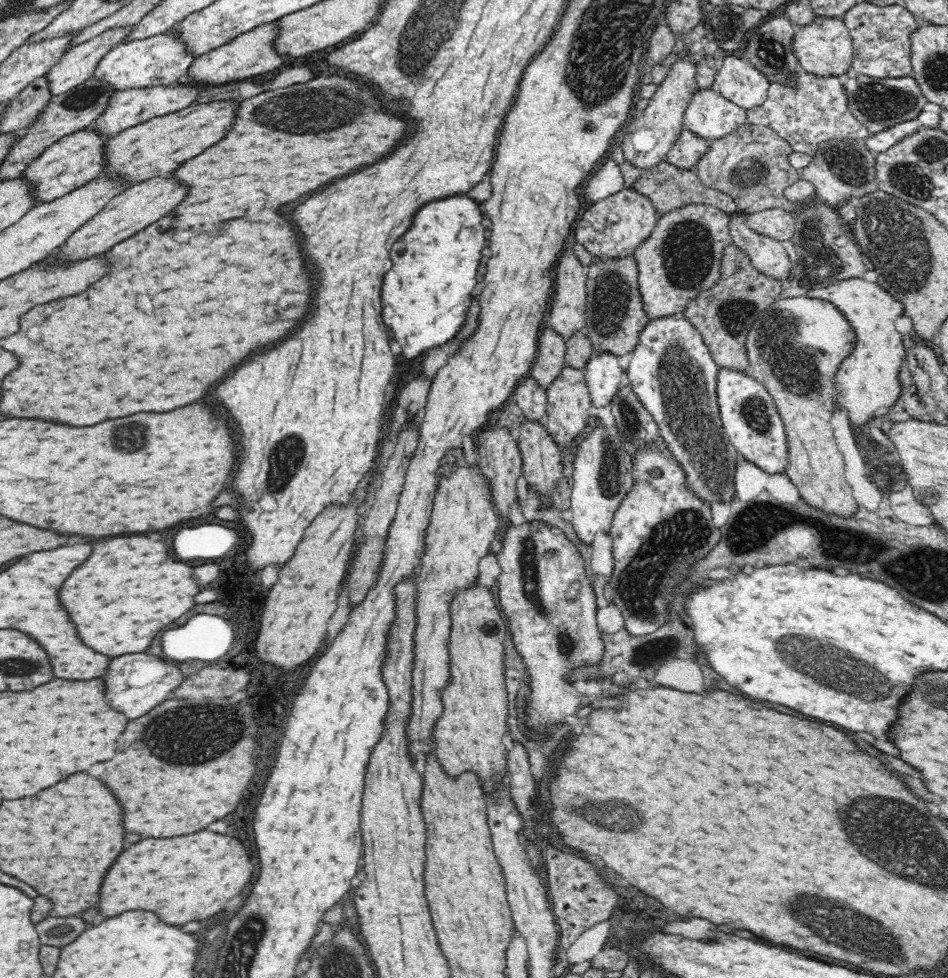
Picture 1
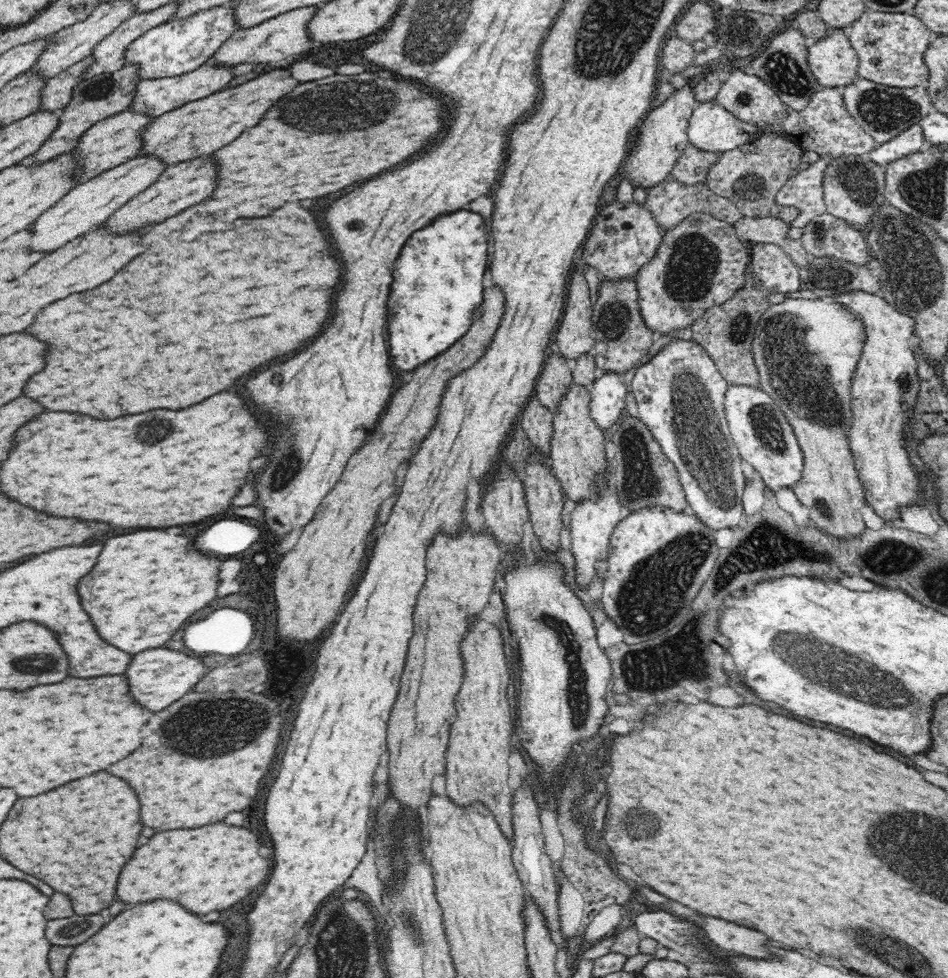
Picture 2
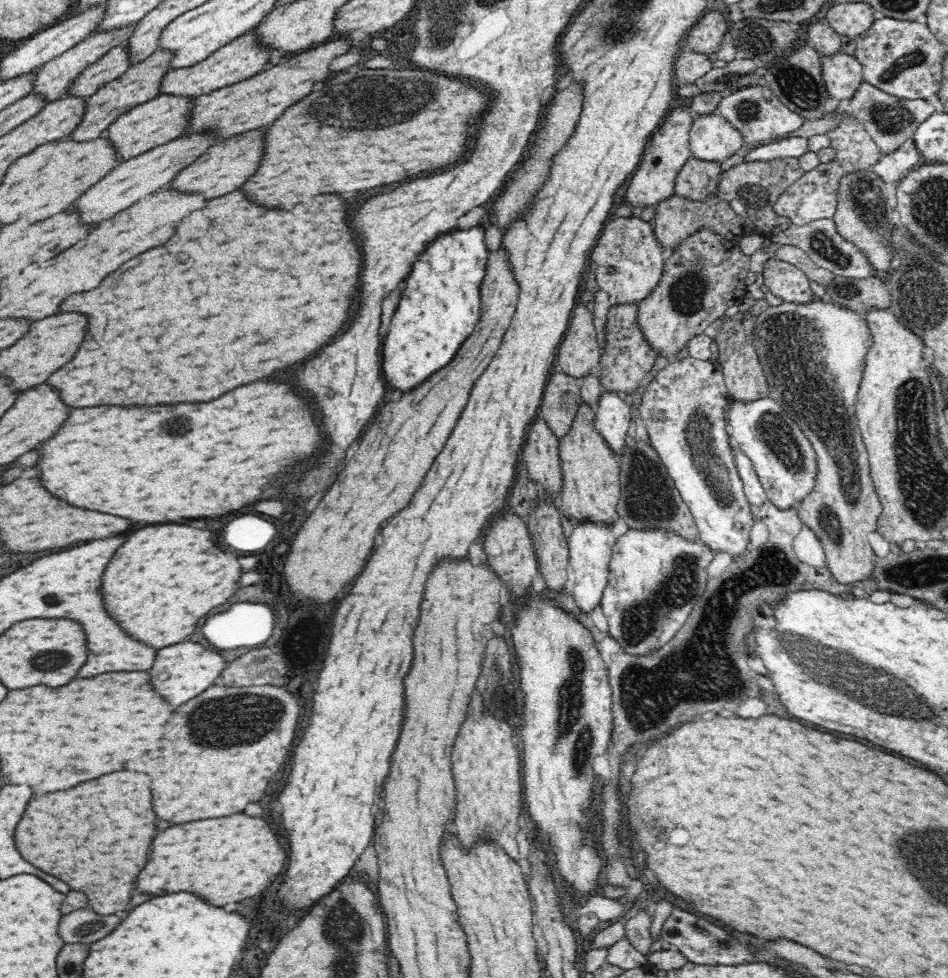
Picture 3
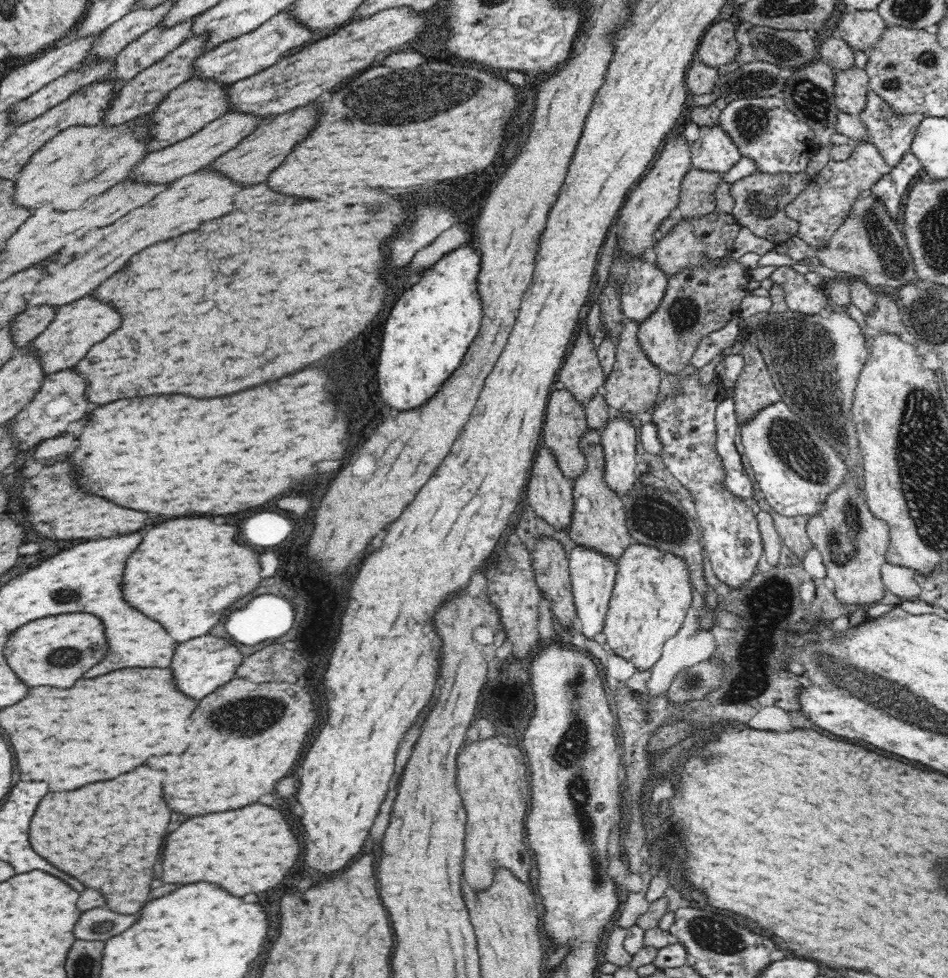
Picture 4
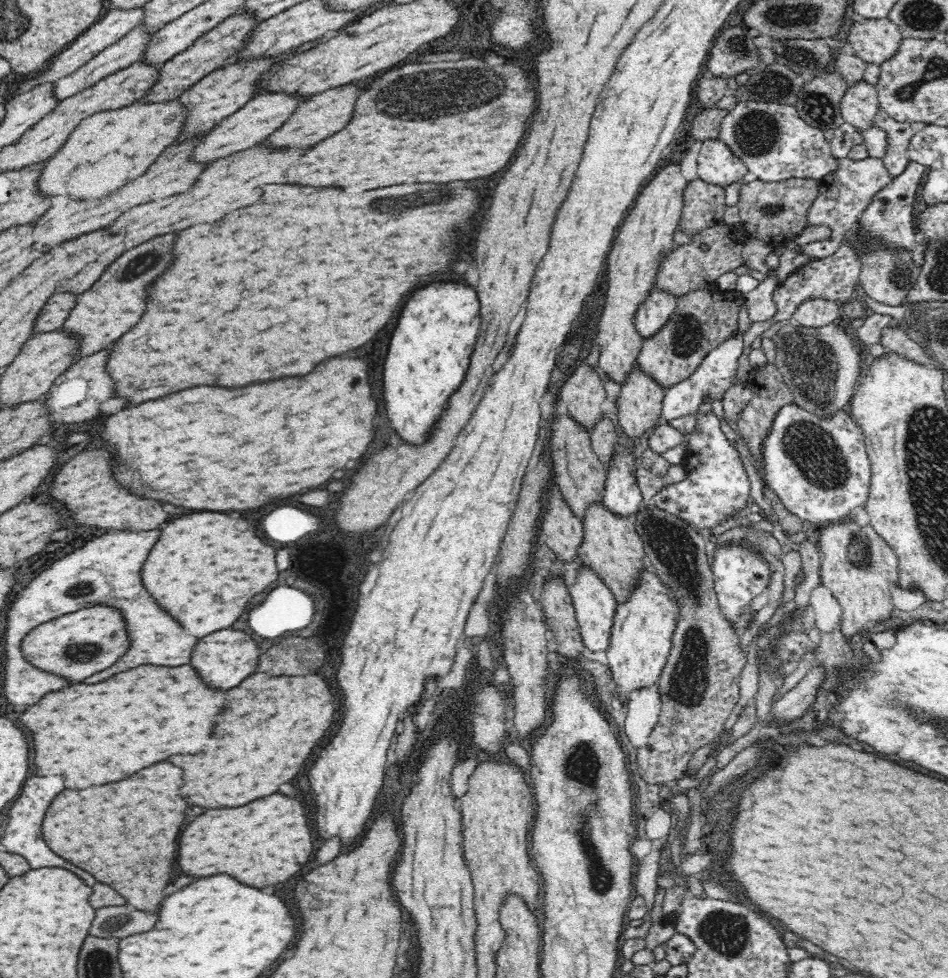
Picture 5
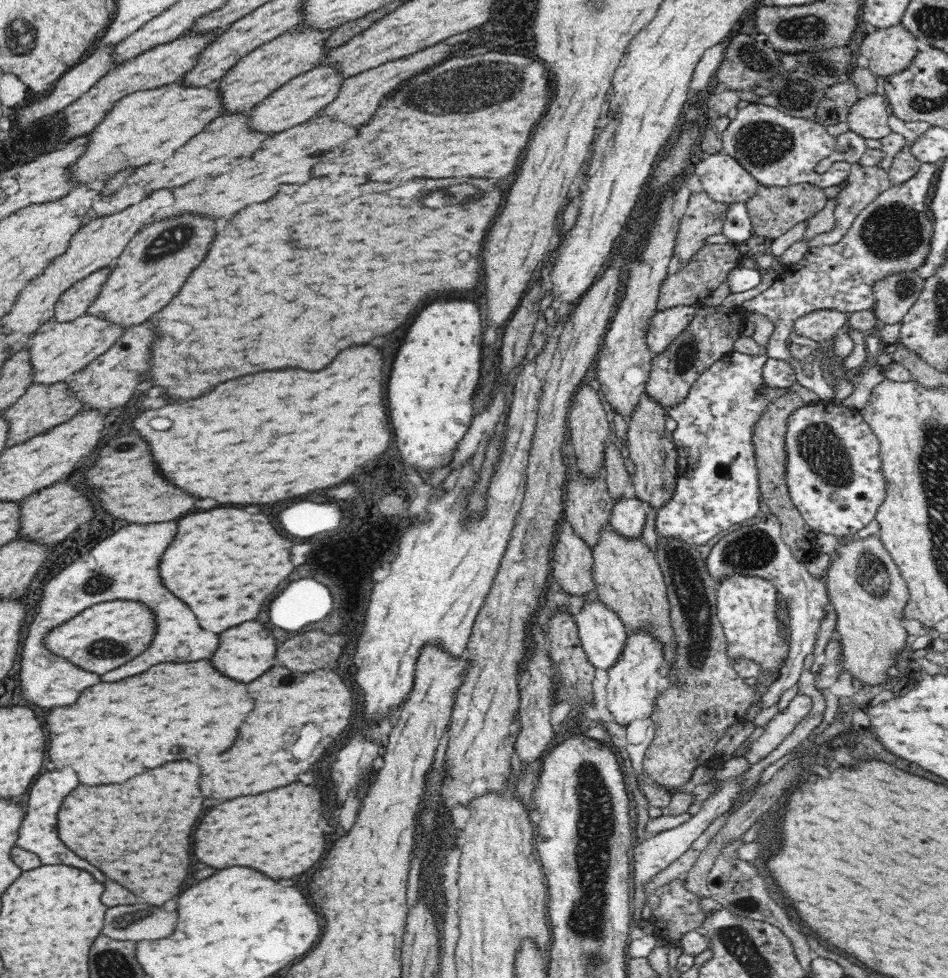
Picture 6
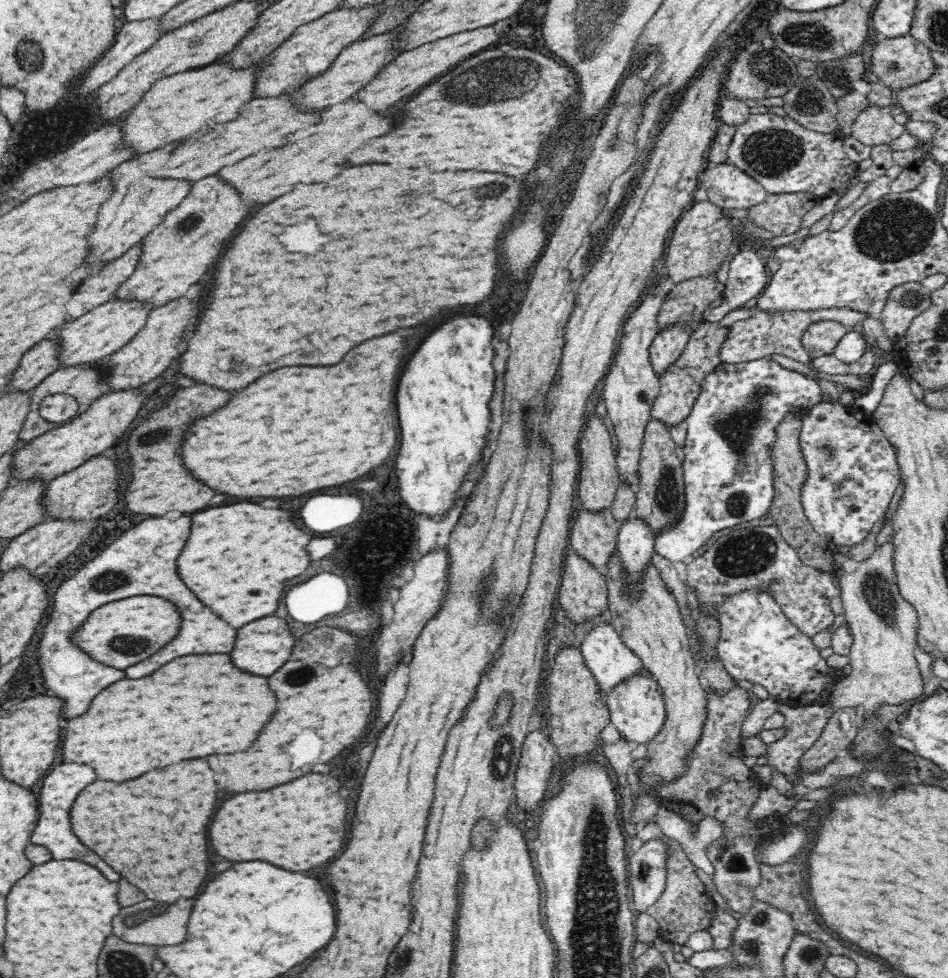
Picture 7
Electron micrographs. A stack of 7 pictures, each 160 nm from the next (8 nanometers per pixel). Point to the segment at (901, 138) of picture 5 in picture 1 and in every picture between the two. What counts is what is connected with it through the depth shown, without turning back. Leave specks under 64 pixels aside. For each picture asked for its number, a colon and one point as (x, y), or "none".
1: (879, 103)
2: (883, 111)
3: (889, 120)
4: (892, 134)

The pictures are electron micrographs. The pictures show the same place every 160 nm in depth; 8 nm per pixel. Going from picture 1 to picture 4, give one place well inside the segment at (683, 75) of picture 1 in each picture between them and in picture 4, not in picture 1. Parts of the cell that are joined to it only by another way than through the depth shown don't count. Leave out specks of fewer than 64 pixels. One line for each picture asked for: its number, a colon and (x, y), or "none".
2: (662, 136)
3: (653, 180)
4: (657, 193)

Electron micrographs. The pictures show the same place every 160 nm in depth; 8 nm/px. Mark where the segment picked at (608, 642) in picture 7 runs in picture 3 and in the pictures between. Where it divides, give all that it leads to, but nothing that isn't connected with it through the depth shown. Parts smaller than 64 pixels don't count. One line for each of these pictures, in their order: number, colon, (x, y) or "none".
3: (590, 544)
4: (592, 572)
5: (594, 603)
6: (602, 633)

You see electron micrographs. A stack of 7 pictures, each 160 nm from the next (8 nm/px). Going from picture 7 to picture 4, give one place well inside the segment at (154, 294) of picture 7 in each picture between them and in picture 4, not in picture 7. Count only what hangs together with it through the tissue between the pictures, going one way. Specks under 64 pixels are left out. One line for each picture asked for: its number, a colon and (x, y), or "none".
4: (75, 328)
5: (103, 313)
6: (167, 249)

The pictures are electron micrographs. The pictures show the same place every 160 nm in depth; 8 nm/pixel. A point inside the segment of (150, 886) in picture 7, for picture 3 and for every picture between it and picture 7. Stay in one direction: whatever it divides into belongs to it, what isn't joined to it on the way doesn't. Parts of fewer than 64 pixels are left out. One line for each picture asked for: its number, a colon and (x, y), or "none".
3: (96, 837)
4: (105, 834)
5: (124, 834)
6: (138, 833)

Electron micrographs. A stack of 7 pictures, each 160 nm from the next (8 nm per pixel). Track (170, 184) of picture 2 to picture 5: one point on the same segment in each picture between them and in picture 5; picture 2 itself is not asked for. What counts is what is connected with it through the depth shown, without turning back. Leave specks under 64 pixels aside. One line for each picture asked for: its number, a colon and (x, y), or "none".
3: (225, 166)
4: (263, 149)
5: (322, 114)

